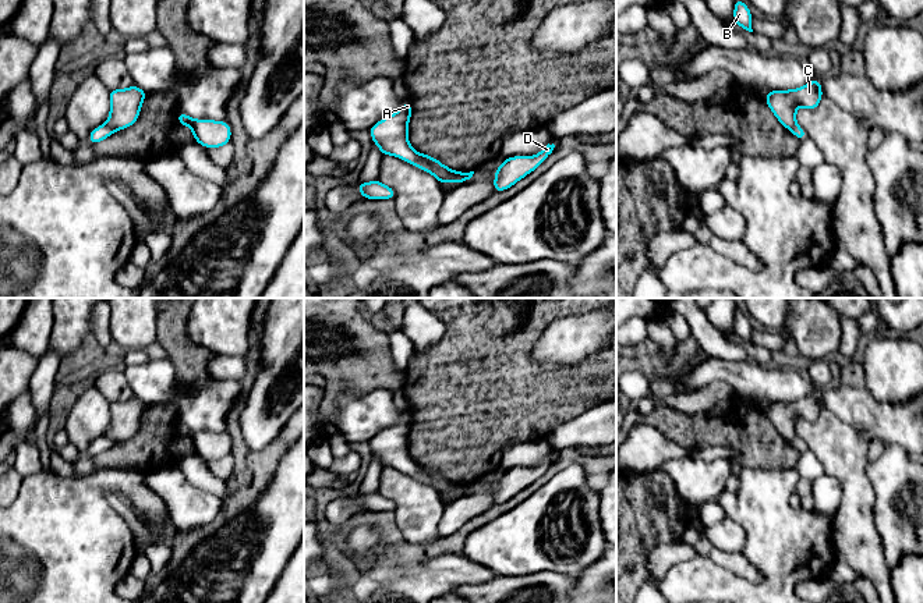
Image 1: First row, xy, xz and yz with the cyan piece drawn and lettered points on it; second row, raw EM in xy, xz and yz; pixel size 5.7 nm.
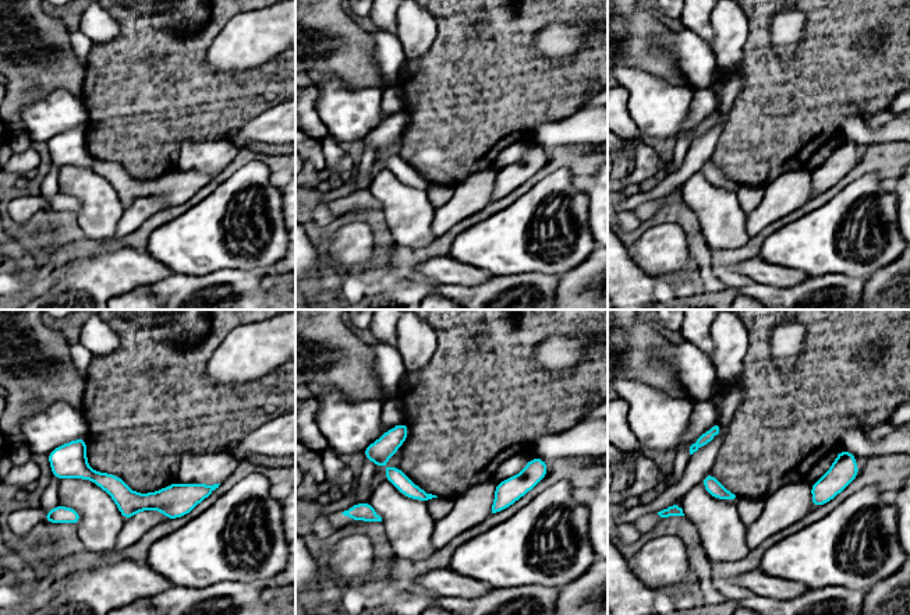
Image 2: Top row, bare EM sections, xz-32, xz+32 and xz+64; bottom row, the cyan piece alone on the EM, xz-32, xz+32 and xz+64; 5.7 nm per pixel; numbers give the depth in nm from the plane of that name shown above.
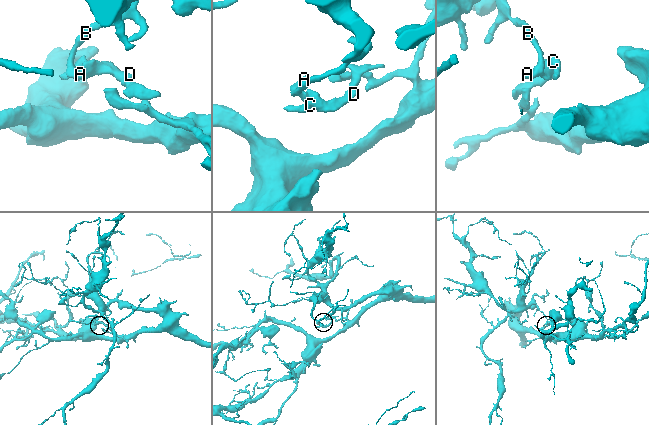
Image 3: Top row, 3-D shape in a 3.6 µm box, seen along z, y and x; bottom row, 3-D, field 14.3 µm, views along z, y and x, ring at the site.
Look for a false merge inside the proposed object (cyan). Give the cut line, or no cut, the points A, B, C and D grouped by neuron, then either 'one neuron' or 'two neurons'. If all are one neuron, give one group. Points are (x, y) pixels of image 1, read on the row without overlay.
cut xz (417, 465), (431, 483); groups A B / C D; two neurons

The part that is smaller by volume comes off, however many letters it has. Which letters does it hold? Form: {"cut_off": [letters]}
{"cut_off": ["C", "D"]}

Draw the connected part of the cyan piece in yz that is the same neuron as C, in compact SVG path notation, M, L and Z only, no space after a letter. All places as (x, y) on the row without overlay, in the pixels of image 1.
M814 390L799 401L767 404L764 411L778 433L786 441L792 441L796 439L796 419L816 422L823 408L821 394Z

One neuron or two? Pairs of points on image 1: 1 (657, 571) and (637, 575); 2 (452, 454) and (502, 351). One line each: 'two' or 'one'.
1: two
2: one

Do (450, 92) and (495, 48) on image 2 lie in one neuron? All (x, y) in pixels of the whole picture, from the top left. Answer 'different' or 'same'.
same

